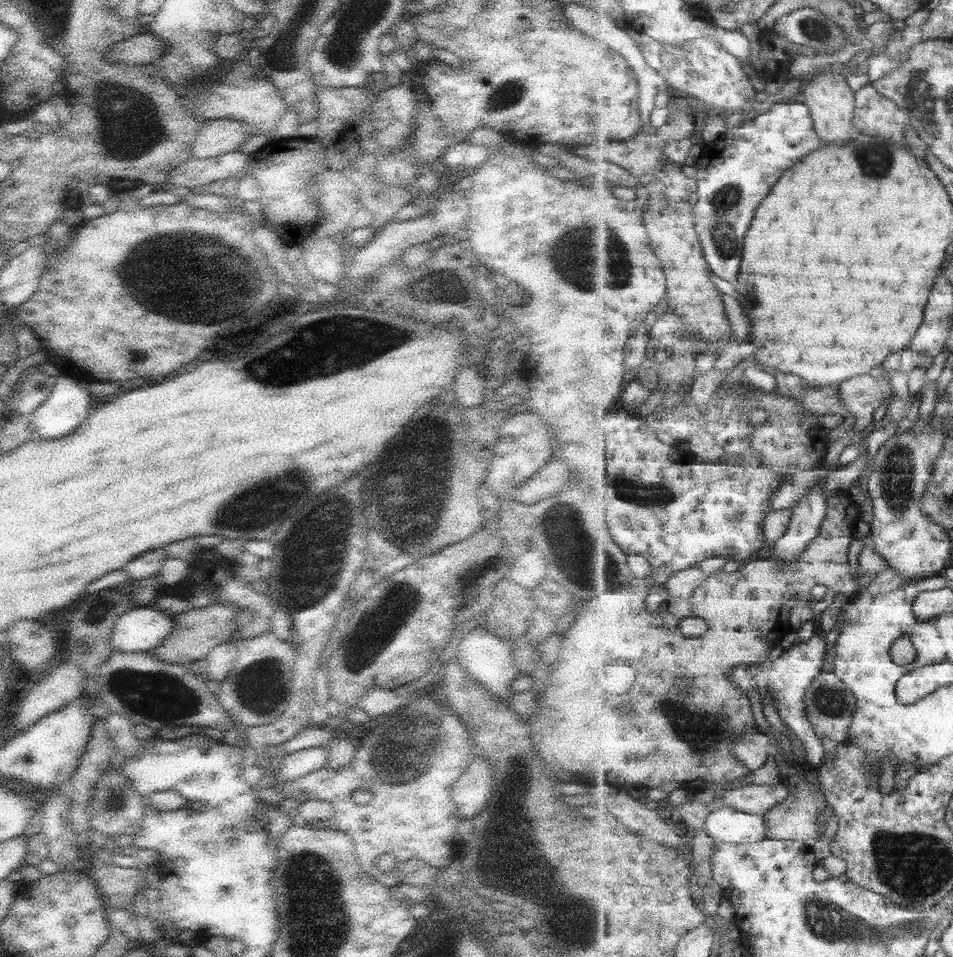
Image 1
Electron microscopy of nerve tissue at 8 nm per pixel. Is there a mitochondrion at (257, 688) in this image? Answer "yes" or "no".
yes

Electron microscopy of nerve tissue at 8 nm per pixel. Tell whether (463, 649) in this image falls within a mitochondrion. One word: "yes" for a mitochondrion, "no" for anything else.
no

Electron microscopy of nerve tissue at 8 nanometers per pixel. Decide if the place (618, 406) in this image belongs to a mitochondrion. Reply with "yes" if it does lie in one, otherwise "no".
no

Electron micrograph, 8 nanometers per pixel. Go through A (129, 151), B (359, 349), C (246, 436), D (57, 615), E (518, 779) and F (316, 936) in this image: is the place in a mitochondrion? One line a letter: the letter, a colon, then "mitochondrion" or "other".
A: mitochondrion
B: mitochondrion
C: other
D: other
E: other
F: mitochondrion

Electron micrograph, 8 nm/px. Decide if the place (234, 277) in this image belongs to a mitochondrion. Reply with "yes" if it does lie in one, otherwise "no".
yes

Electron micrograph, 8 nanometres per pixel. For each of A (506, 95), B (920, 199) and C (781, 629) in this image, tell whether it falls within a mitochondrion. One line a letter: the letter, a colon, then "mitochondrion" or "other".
A: mitochondrion
B: other
C: other

